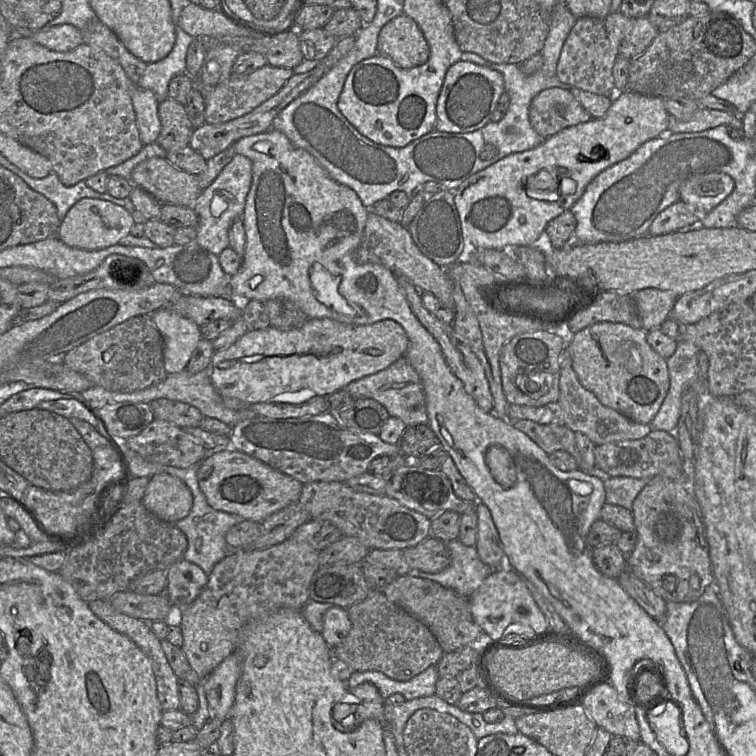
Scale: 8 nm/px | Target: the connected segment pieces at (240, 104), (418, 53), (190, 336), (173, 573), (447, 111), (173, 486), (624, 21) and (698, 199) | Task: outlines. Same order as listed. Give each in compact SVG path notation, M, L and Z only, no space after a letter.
M265 65L251 74L230 75L216 86L204 85L199 78L193 79L193 87L201 94L205 102L205 123L217 125L242 117L263 102L274 96L294 74L291 68Z
M405 13L391 19L378 36L378 53L400 68L423 65L430 56L430 48L418 24Z
M167 307L154 311L151 317L163 337L166 373L176 374L185 370L201 340L200 327Z
M184 558L167 569L166 595L182 612L182 607L191 604L207 582L208 575L198 565Z
M457 61L445 74L436 103L436 121L433 130L469 133L481 129L490 122L503 92L504 80L501 73L471 62Z
M156 474L150 477L142 503L159 519L175 523L190 513L193 495L179 478L170 474Z
M615 12L603 20L618 55L629 60L644 53L660 32L648 17L632 18Z
M711 172L695 175L682 183L679 201L690 205L702 215L718 206L734 188L734 180L725 173Z

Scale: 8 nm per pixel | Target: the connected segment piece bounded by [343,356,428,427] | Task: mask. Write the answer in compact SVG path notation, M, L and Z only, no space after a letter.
M403 356L386 369L355 380L343 388L354 400L371 398L381 403L390 416L401 419L405 425L428 424L425 394L421 378Z

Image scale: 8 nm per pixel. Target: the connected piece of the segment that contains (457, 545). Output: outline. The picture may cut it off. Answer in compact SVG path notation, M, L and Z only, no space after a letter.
M458 539L445 541L450 553L450 564L438 573L412 571L418 577L439 583L458 594L470 597L492 569L479 558L475 546L467 546Z

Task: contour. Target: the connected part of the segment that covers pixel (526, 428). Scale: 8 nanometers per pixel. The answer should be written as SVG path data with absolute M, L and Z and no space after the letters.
M516 420L513 426L528 435L547 454L562 450L573 456L577 465L582 461L575 442L575 433L566 425L539 424L532 420Z

